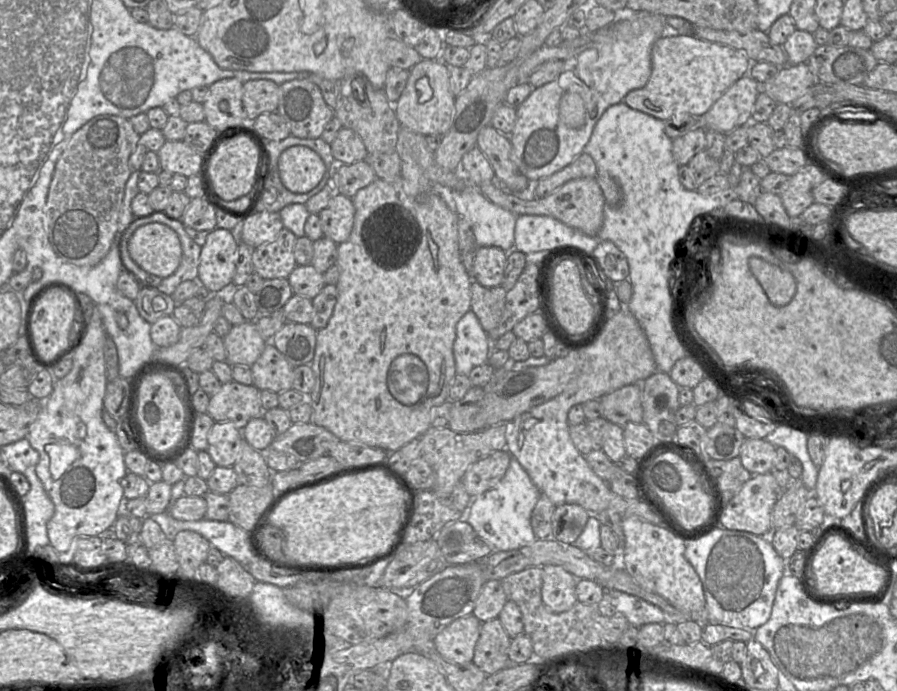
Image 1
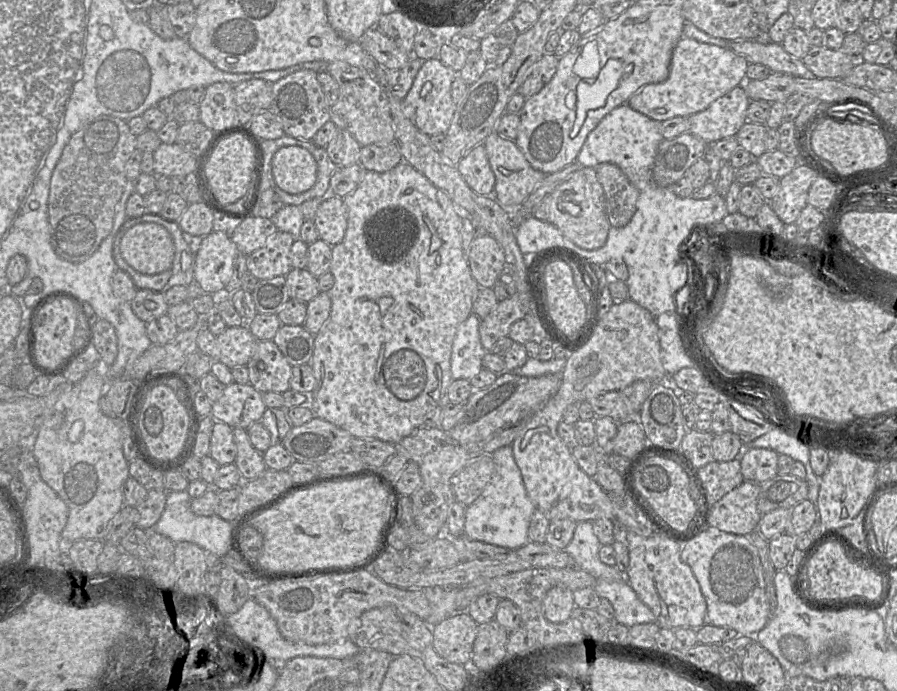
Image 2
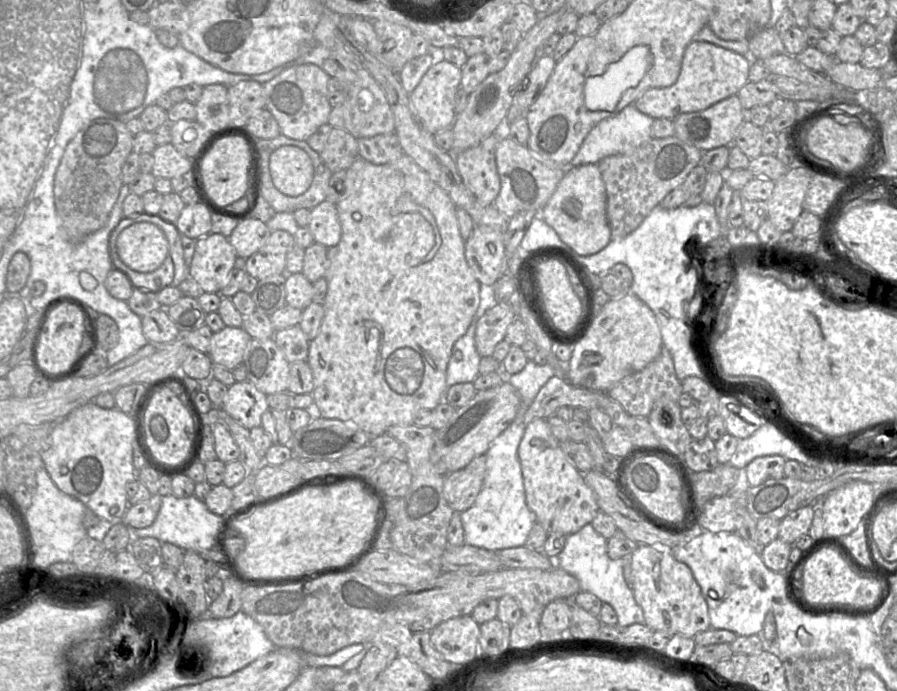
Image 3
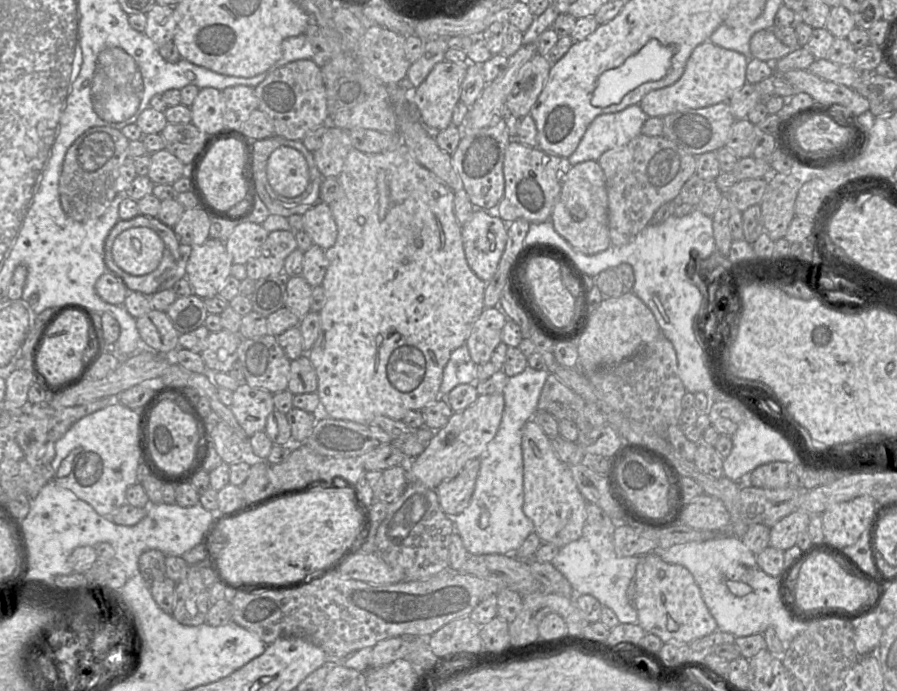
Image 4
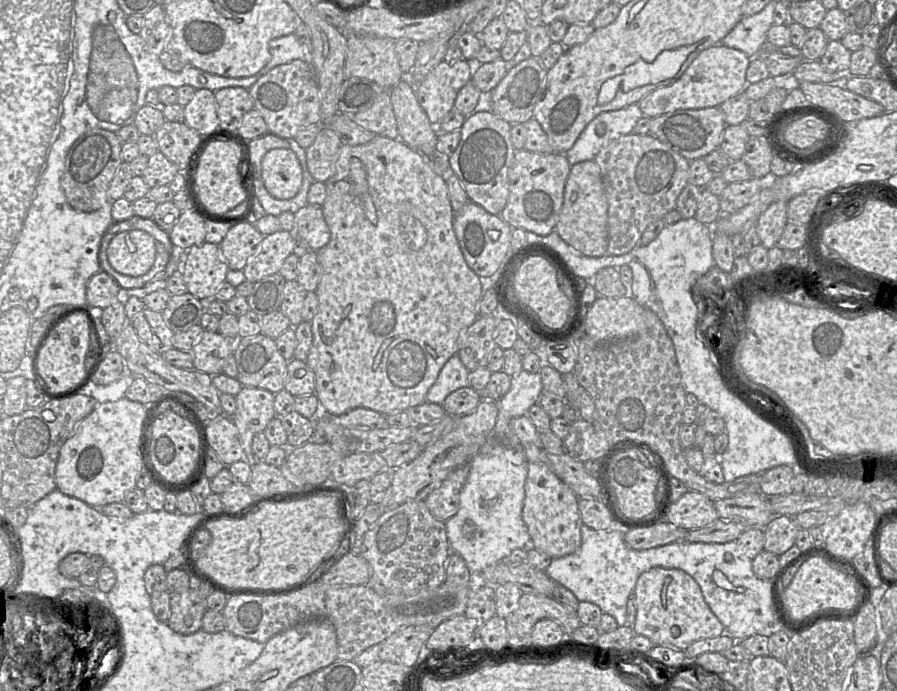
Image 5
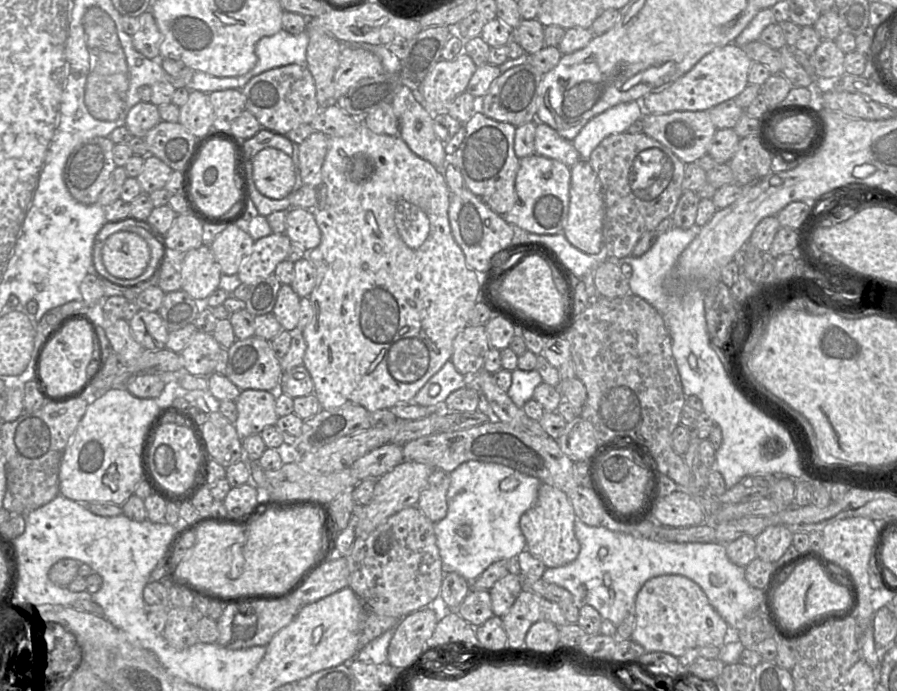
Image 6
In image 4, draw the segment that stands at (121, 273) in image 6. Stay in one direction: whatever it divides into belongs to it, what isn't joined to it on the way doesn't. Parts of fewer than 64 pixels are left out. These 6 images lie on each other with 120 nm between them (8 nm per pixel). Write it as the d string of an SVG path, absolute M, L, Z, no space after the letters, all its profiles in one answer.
M134 227L123 231L115 239L112 256L126 273L143 276L157 269L164 249L164 241L155 231L147 227Z

